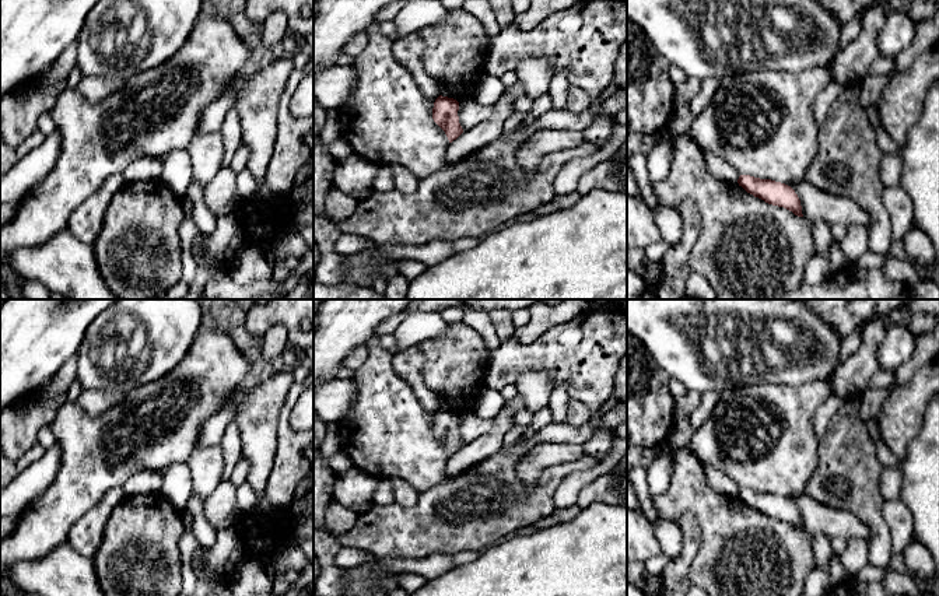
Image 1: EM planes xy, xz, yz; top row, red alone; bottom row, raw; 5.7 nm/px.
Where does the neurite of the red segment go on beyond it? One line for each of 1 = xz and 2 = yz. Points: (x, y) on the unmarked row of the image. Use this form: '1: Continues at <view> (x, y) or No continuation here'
1: No continuation here
2: No continuation here

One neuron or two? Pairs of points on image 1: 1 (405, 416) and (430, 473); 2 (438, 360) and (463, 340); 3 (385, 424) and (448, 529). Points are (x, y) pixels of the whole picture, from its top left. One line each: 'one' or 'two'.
1: one
2: one
3: two

